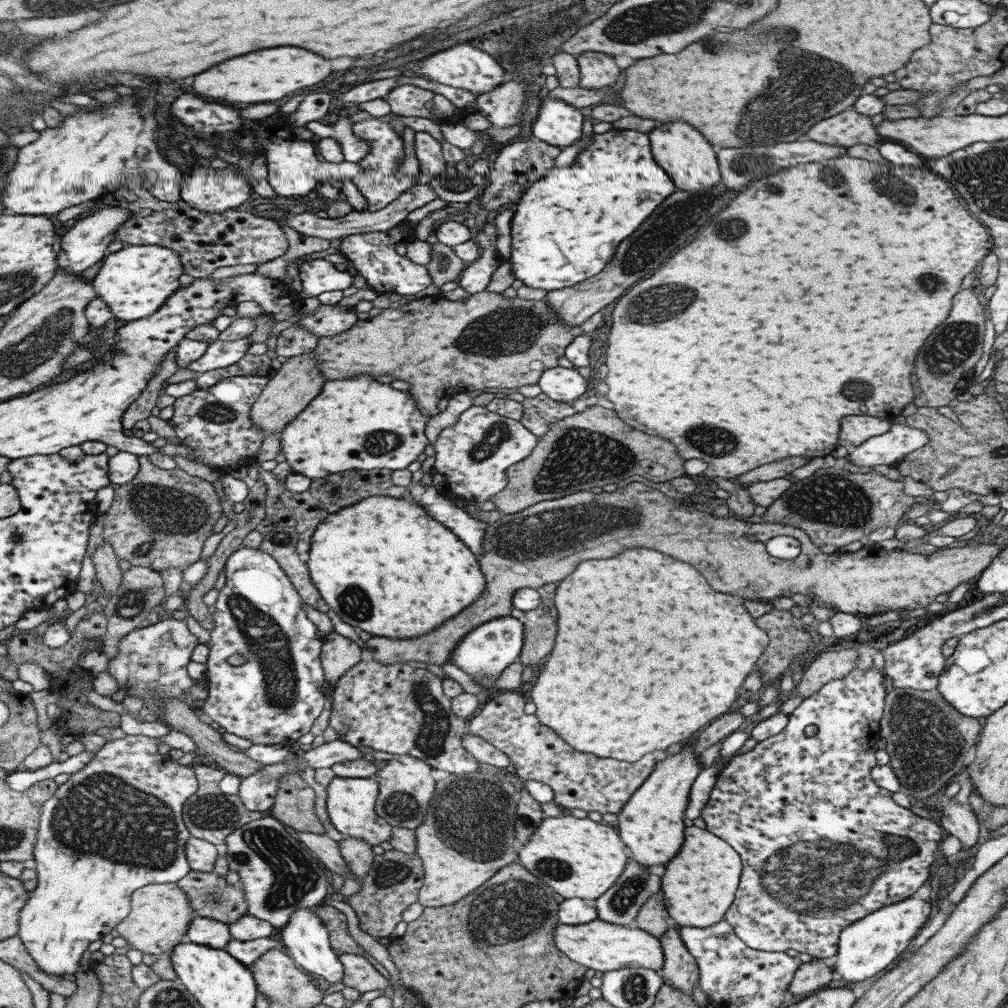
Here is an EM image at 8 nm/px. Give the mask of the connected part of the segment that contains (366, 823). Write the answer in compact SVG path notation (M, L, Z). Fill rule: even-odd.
M333 777L326 787L326 812L331 825L349 838L361 838L370 846L388 841L392 828L374 812L378 784L371 778Z

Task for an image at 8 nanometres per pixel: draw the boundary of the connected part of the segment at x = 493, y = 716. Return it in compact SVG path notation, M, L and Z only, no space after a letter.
M500 691L492 699L481 704L478 712L468 719L464 732L481 737L491 746L503 752L507 756L510 766L514 767L515 776L522 781L533 779L549 786L554 794L552 802L559 808L579 809L586 813L595 811L601 815L605 813L617 815L633 791L637 790L639 785L651 774L658 758L664 756L663 752L651 752L651 754L645 754L639 758L638 761L623 762L579 752L559 738L559 735L555 734L553 730L543 726L534 714L525 714L523 704L525 702L523 702L520 691Z

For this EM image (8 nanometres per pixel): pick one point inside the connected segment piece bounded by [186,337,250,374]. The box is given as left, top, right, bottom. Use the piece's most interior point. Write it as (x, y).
(220, 354)

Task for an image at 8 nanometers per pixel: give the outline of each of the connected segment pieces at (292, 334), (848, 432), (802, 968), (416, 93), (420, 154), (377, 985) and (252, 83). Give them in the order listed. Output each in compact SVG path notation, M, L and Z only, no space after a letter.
M295 323L287 326L285 330L278 334L273 356L281 356L289 359L313 351L318 344L318 337L309 334L307 330L298 328Z
M847 416L841 418L841 430L839 430L839 446L848 449L859 446L872 436L885 434L891 428L889 419L870 416Z
M812 957L809 962L801 963L796 968L787 992L793 996L807 996L819 991L833 978L833 968L826 966L822 958Z
M395 84L382 98L389 104L390 112L397 117L423 116L422 106L431 100L433 93L412 84Z
M429 133L413 134L414 154L418 162L419 172L423 174L441 174L447 163L441 156L441 147L435 143Z
M341 953L338 959L342 964L341 982L344 986L357 990L359 994L377 989L389 991L389 981L381 976L365 957Z
M277 46L269 50L255 50L237 58L219 62L193 78L195 94L227 104L255 104L273 102L289 92L317 84L331 72L329 62L295 46Z

